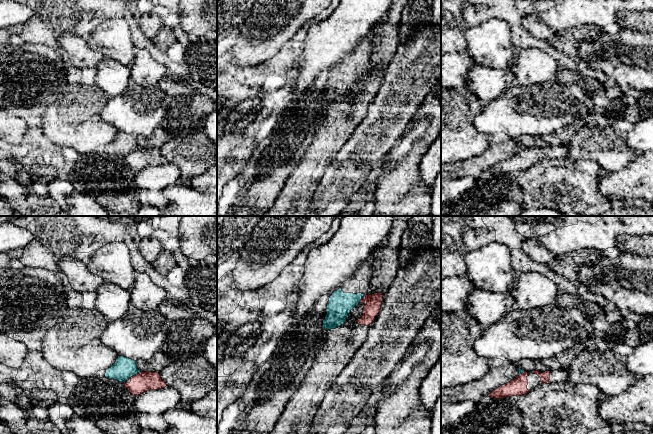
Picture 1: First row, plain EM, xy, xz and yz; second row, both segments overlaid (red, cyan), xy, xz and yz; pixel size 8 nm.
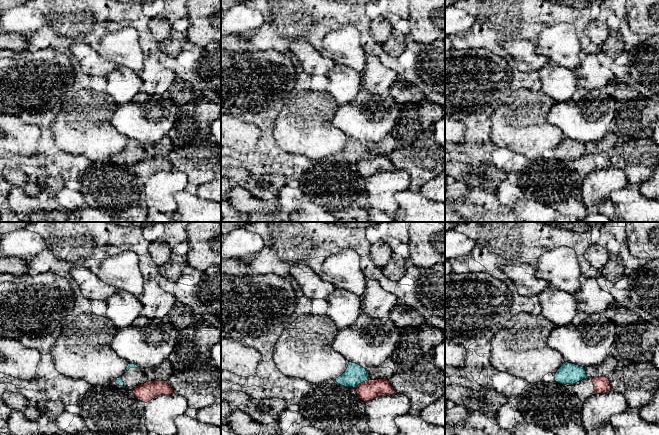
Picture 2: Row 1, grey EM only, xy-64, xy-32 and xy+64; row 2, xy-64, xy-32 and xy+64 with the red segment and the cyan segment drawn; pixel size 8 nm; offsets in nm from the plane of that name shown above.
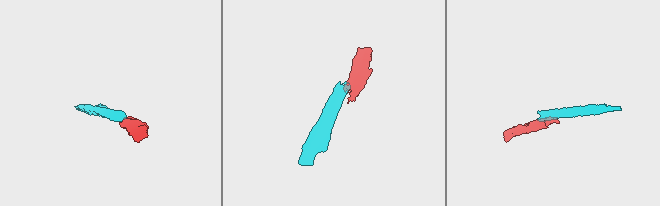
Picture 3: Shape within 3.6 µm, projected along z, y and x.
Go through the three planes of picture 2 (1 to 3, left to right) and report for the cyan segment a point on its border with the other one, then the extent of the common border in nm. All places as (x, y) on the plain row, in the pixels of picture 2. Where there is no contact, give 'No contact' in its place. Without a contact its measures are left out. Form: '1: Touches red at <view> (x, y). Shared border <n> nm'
1: No contact
2: Touches red at xy-32 (361, 159). Shared border 120 nm
3: No contact

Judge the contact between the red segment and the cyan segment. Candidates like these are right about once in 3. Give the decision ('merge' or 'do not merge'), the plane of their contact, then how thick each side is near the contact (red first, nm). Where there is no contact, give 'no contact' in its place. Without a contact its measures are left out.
do not merge; meets red in xy; 160 nm thick on the red side, 180 nm on the other

